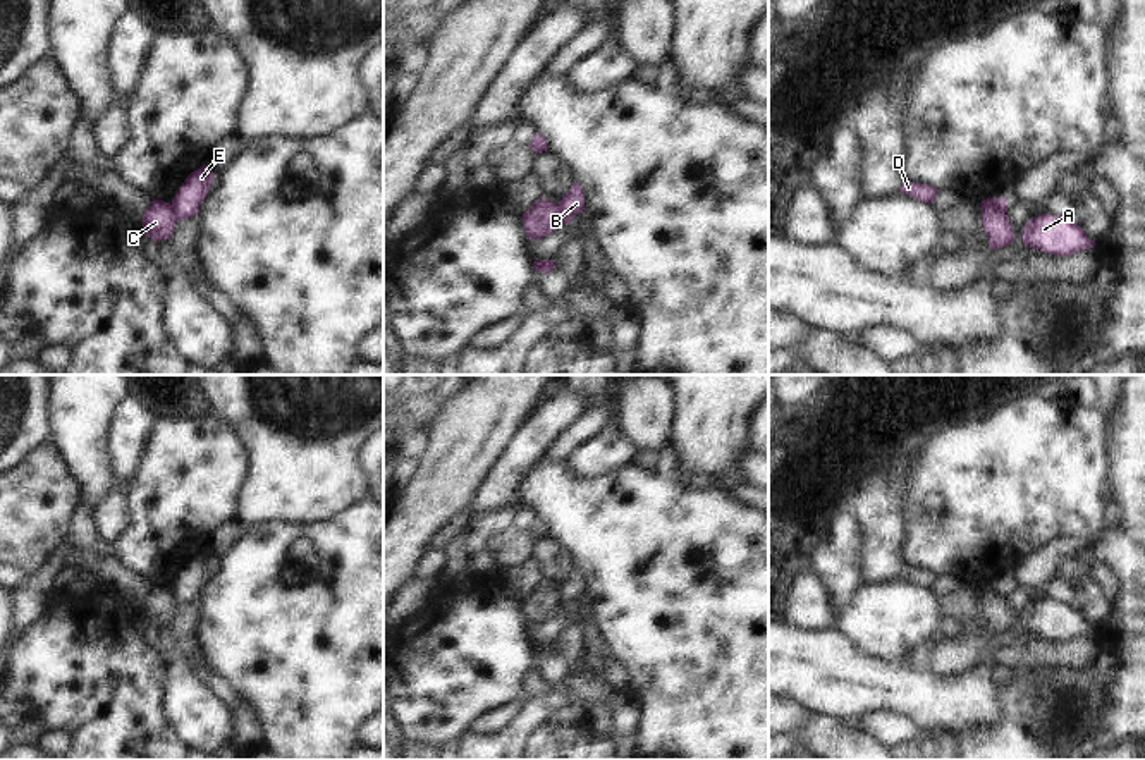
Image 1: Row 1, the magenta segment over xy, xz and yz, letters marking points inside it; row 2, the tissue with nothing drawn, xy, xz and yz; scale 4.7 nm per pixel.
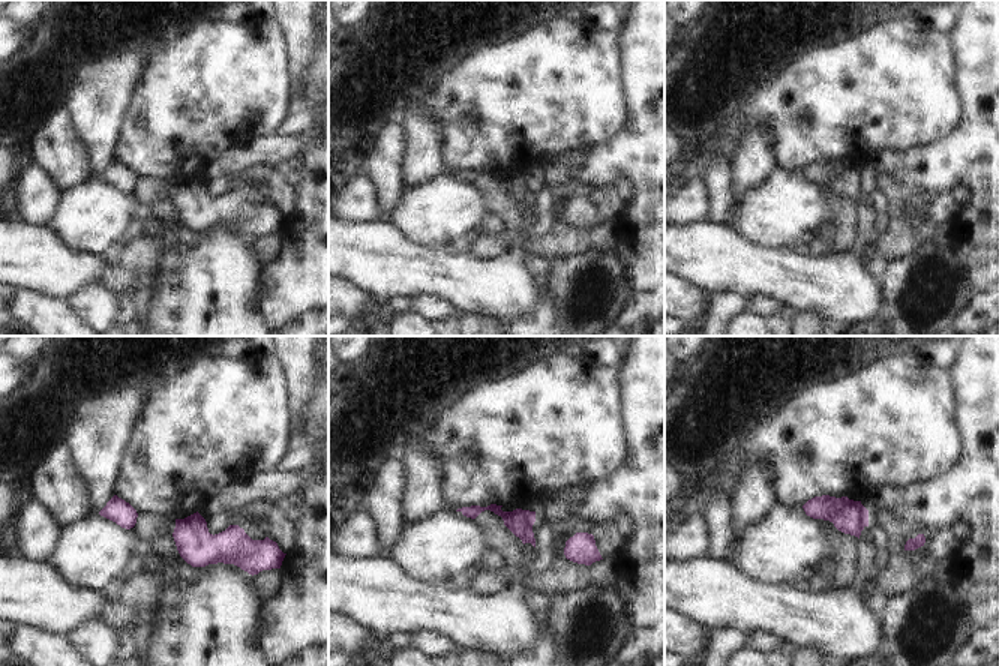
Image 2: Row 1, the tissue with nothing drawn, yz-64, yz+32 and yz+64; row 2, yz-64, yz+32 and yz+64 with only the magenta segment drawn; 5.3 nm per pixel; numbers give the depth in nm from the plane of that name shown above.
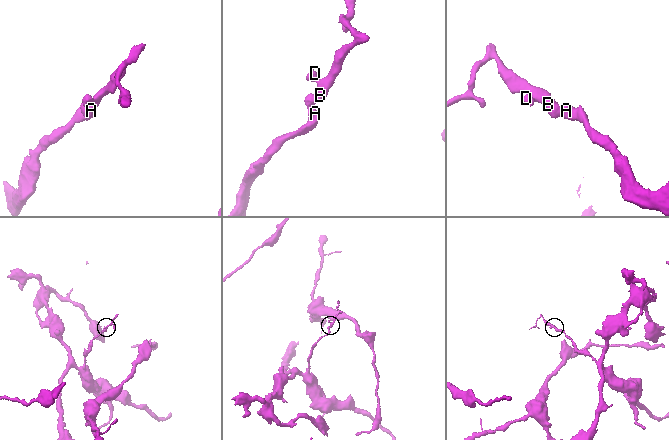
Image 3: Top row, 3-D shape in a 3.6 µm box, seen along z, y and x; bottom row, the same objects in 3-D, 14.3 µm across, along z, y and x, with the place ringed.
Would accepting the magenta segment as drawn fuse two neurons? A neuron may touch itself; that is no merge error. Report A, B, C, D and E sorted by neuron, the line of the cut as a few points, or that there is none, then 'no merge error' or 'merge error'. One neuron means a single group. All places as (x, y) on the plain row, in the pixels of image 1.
groups A C / B D E; cut xz (556, 588), (563, 609); merge error

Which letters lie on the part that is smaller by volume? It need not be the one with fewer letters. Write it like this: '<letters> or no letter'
B, D, E

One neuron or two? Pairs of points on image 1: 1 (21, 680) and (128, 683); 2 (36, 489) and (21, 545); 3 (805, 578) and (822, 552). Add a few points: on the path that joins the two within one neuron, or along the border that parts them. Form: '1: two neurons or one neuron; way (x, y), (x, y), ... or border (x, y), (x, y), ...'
1: one neuron; way (47, 680), (98, 680), (102, 683)
2: one neuron; way (35, 502), (21, 516), (21, 532)
3: two neurons; border (798, 556), (826, 585), (832, 606)

